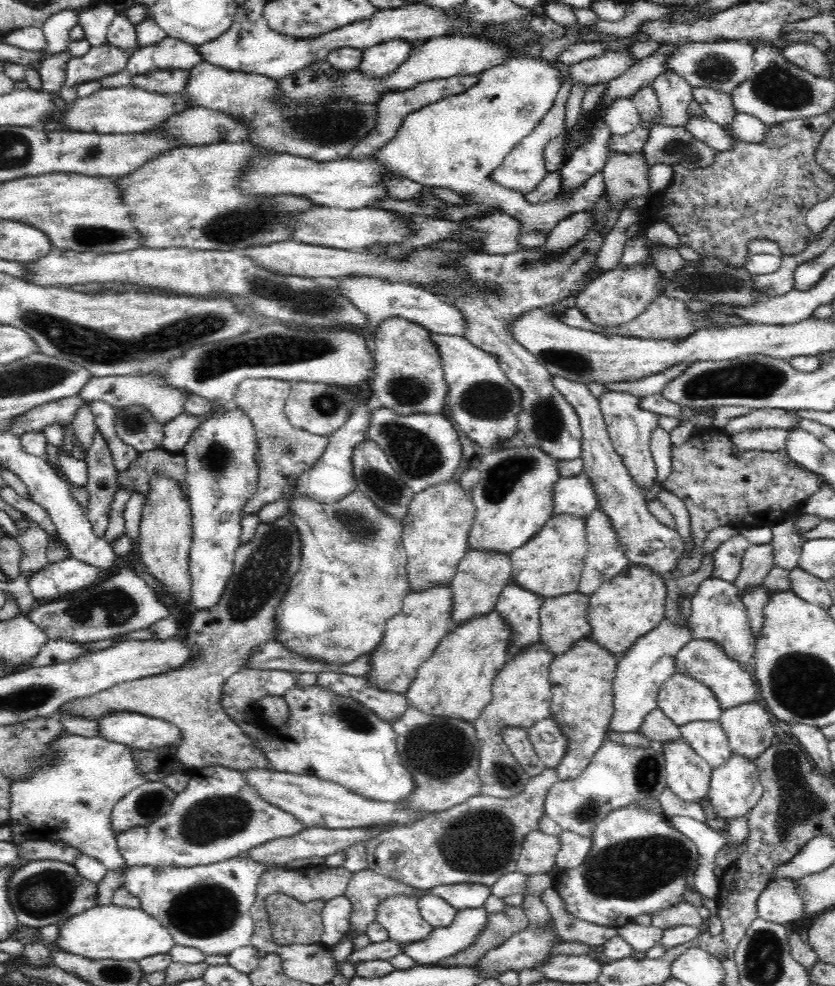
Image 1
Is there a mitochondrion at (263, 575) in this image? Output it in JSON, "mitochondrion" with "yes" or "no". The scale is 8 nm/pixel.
{"mitochondrion":"yes"}

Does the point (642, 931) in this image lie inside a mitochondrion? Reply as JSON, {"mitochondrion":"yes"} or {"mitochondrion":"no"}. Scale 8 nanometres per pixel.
{"mitochondrion":"no"}

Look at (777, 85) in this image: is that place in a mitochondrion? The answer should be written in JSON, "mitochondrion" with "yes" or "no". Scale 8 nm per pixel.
{"mitochondrion":"yes"}

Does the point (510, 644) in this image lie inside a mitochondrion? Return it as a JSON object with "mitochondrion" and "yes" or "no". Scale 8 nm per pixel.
{"mitochondrion":"no"}

